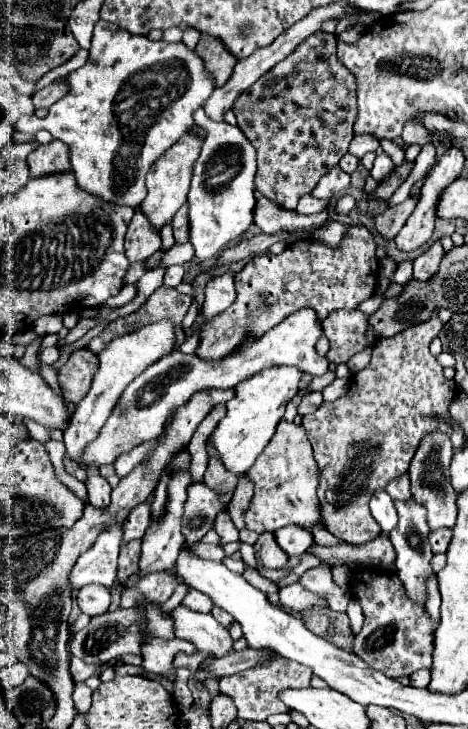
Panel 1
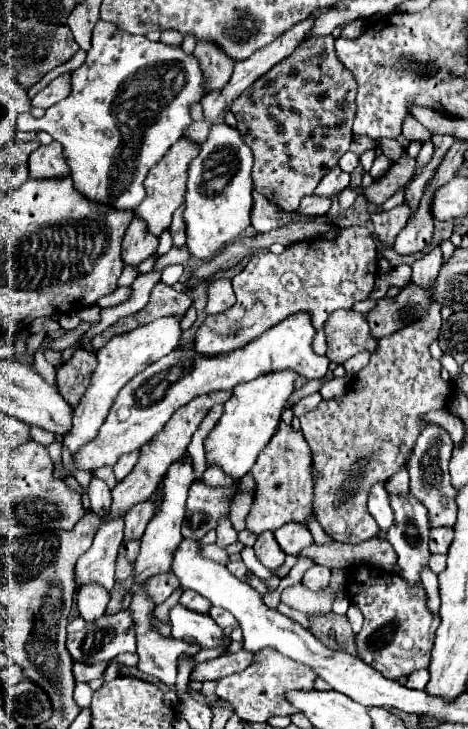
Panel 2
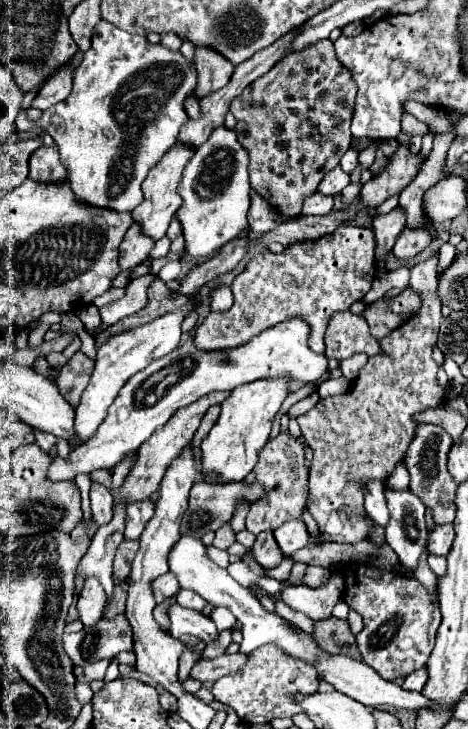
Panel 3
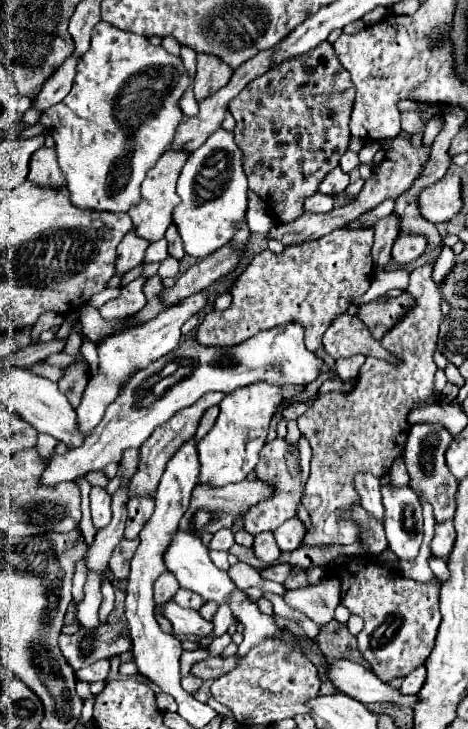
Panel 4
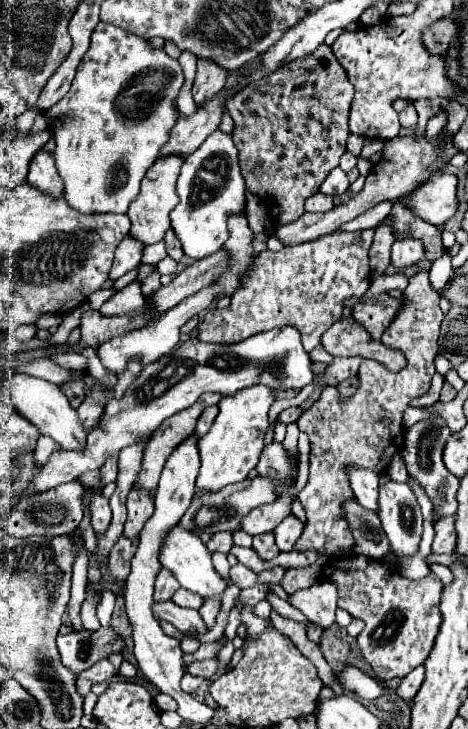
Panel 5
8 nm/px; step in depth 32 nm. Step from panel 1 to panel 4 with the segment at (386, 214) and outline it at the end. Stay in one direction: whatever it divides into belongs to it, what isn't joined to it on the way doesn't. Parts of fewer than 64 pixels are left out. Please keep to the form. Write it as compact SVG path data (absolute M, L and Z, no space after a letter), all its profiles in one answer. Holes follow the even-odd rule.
M388 214L386 218L380 218L374 224L374 248L372 248L372 258L376 264L376 270L382 270L388 260L390 260L390 250L394 246L394 240L400 234L400 216L398 214Z

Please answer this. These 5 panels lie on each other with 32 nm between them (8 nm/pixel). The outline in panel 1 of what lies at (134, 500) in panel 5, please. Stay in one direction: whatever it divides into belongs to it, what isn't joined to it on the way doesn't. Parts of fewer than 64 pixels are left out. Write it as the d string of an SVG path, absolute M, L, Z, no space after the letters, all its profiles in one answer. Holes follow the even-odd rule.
M138 504L128 518L124 520L122 526L122 544L134 540L134 538L142 538L144 532L150 526L150 506L148 504Z

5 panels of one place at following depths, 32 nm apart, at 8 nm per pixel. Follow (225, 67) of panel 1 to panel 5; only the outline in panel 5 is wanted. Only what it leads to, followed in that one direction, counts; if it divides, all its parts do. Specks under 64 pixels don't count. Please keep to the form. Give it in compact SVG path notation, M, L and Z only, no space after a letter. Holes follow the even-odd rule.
M198 58L198 72L192 88L196 104L200 104L202 100L210 100L218 90L222 90L228 74L230 70L218 66L214 60Z

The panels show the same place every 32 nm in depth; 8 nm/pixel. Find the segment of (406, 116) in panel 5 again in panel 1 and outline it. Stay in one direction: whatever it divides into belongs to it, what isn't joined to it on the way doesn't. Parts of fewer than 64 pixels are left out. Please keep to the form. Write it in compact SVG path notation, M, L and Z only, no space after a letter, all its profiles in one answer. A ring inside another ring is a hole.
M408 122L408 124L404 126L402 140L404 140L406 146L410 146L410 144L424 146L424 144L432 142L432 132L428 132L426 128L422 128L420 124L412 124L412 122Z

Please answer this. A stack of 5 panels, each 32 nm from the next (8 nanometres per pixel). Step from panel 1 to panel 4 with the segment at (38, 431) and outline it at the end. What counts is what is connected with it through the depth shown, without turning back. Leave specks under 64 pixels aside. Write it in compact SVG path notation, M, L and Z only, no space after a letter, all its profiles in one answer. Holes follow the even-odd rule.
M38 434L38 444L36 444L36 448L38 448L38 452L42 454L42 456L46 456L46 458L50 458L52 456L52 452L54 452L54 448L56 448L56 438L54 436L50 436L50 434Z

